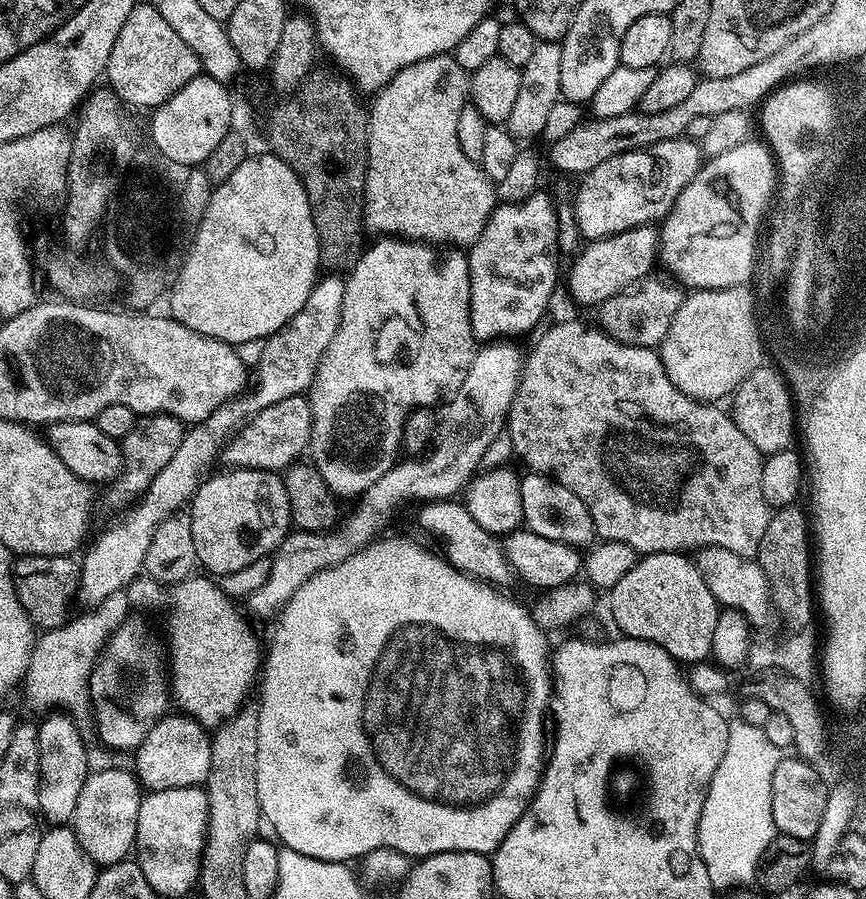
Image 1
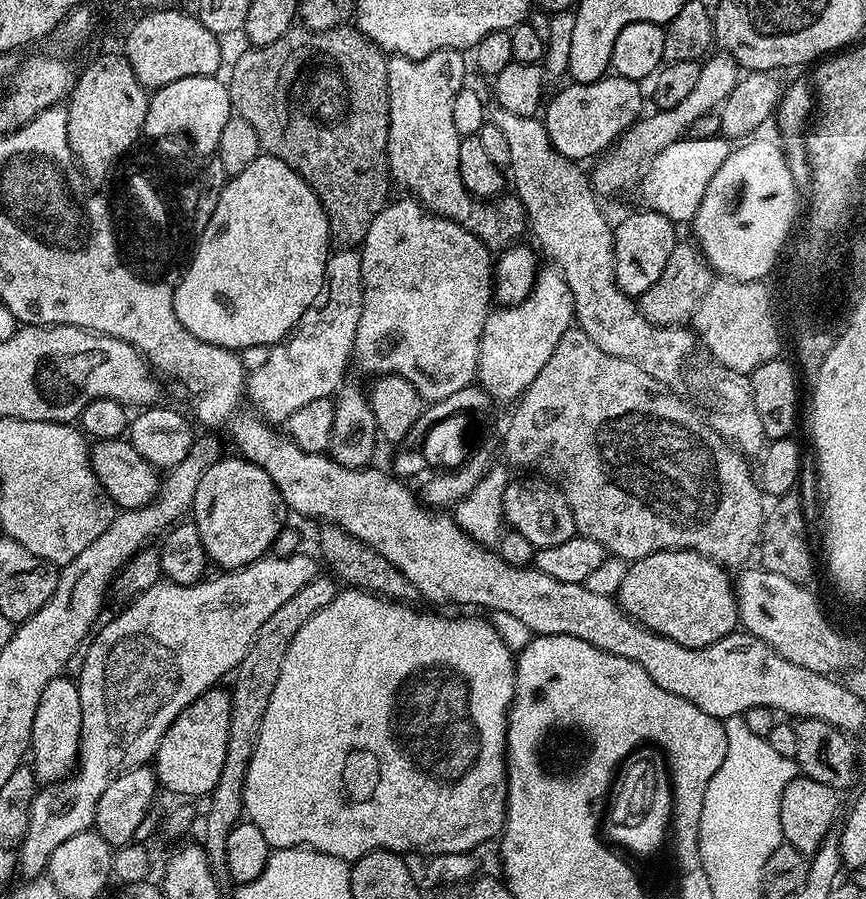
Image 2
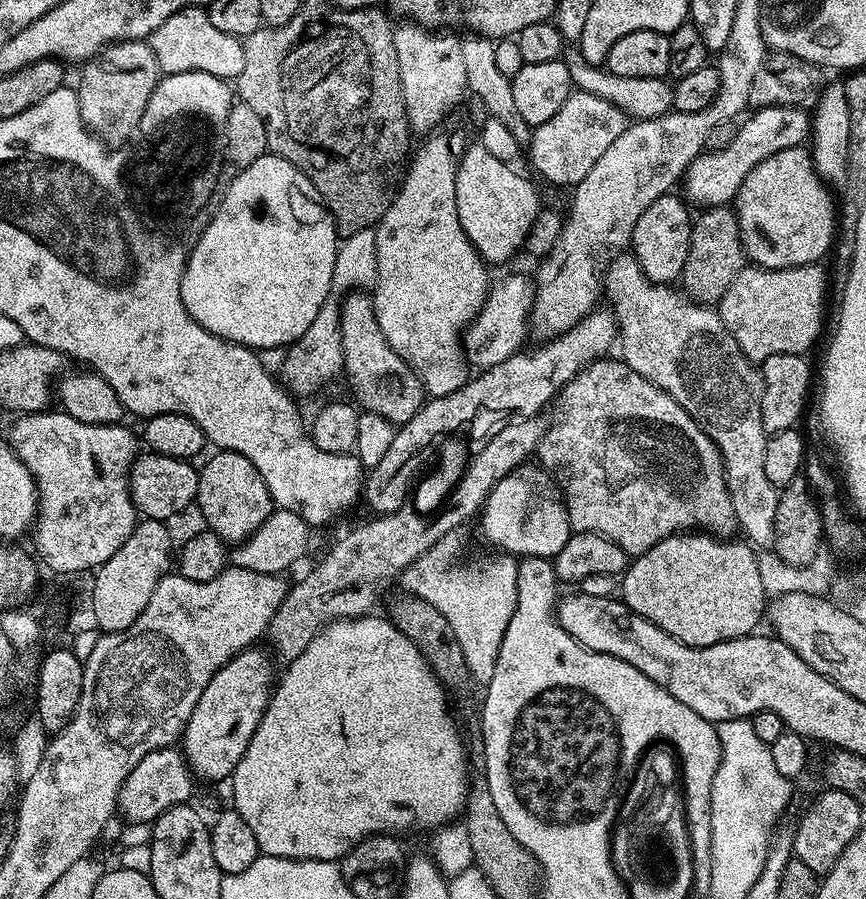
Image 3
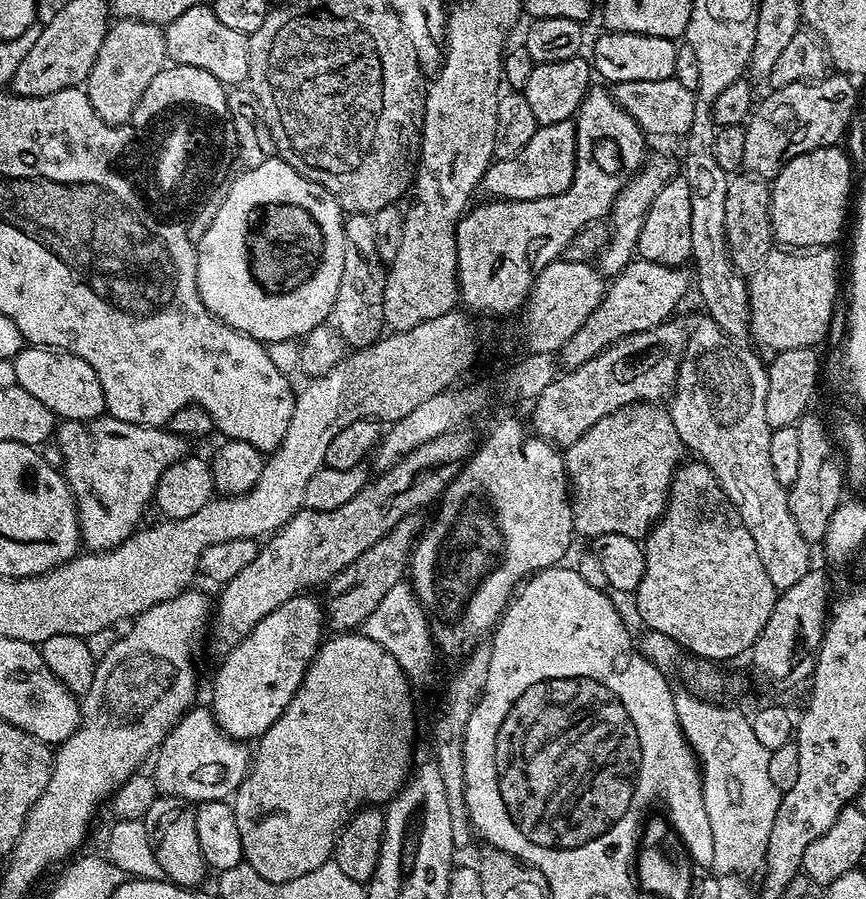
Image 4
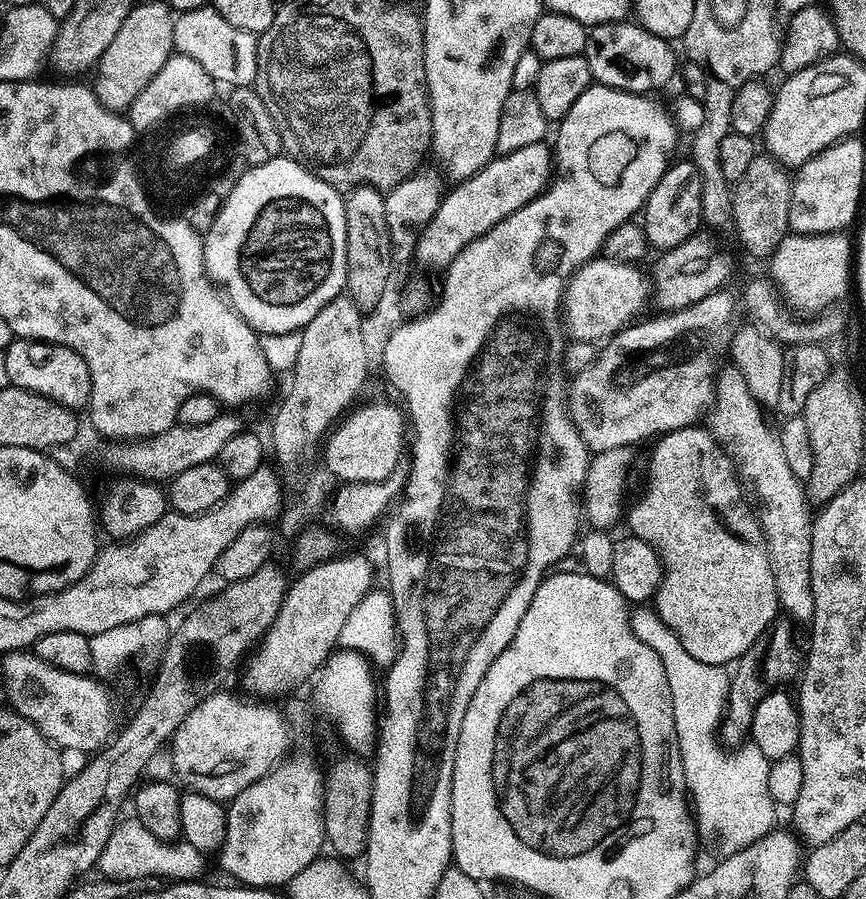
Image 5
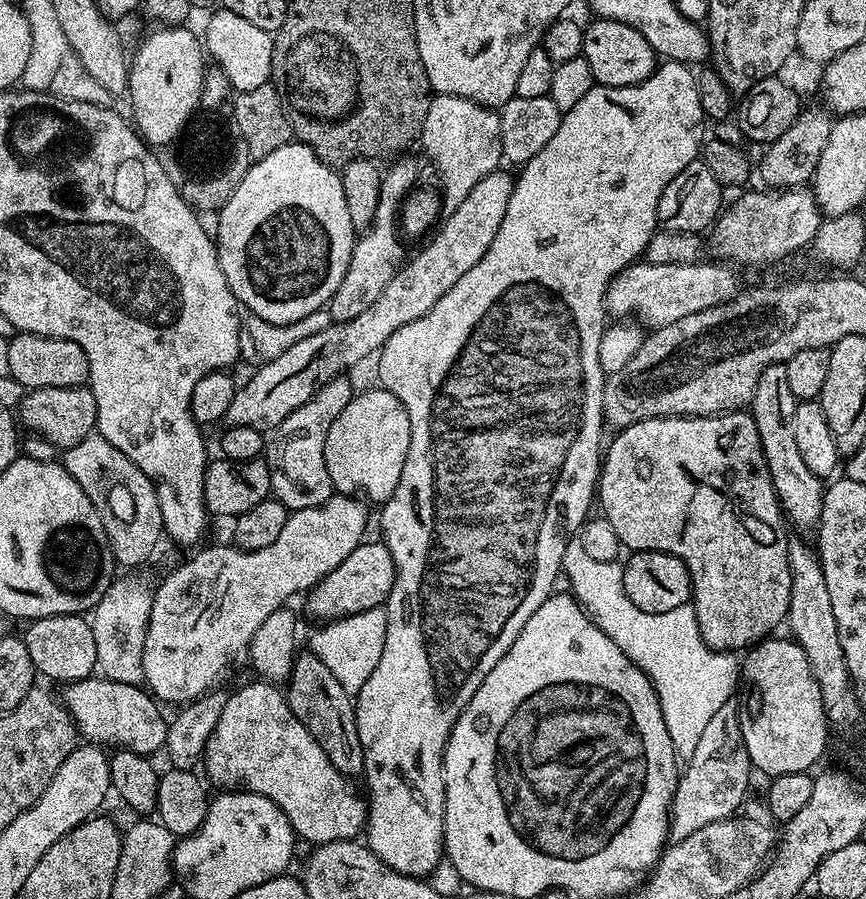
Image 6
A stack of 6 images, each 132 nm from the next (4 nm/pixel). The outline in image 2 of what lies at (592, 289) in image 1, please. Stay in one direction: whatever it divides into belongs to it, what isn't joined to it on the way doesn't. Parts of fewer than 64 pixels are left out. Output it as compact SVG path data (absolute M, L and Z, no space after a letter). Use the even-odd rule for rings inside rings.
M651 210L639 211L630 213L620 225L617 223L614 228L616 285L627 296L633 298L640 297L643 292L650 290L650 286L654 286L654 282L658 282L658 278L662 278L670 262L670 254L678 243L677 225L673 221Z

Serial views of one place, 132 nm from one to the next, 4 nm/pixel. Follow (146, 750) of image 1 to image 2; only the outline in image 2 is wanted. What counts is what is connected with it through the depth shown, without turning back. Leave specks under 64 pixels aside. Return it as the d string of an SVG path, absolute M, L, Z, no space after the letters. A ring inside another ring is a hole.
M224 686L209 688L198 697L162 734L162 742L158 742L158 750L154 757L154 771L161 789L173 792L176 796L201 796L207 797L214 790L218 778L222 774L222 764L226 762L226 742L230 734L230 710L232 697L229 689Z

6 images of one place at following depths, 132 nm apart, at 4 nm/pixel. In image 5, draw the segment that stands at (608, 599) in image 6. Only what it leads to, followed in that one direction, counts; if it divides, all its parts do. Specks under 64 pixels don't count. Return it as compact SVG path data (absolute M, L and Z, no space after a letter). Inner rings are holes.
M637 607L631 617L634 634L646 642L658 658L662 658L666 682L670 682L684 783L694 809L697 833L701 837L718 836L725 853L736 852L758 842L758 838L773 831L775 824L772 823L778 812L777 805L770 798L770 761L751 742L737 747L733 756L723 752L725 749L718 739L718 729L728 702L729 673L719 664L698 662L698 658L693 658L686 646L682 646L678 634L674 634L674 630L651 607Z

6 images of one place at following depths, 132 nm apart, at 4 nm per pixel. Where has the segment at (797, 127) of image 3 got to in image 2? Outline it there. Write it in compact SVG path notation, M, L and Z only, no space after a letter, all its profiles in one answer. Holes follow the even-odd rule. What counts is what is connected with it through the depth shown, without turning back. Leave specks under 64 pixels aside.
M715 136L709 140L681 138L662 150L652 159L643 176L638 191L645 209L662 214L673 222L691 221L695 216L710 182L728 158L730 144L727 139Z

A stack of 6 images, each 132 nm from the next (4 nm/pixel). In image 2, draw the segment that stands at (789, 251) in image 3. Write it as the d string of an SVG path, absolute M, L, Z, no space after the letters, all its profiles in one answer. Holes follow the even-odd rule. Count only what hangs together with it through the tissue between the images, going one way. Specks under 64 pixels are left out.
M760 138L749 139L729 151L726 162L710 182L690 221L690 227L696 231L695 243L707 258L708 265L714 271L731 272L734 280L763 281L768 276L767 272L780 264L776 254L781 250L780 245L784 246L793 239L793 228L798 224L796 215L799 217L802 212L801 189L795 186L792 167L786 162L781 145L775 139L756 139Z

